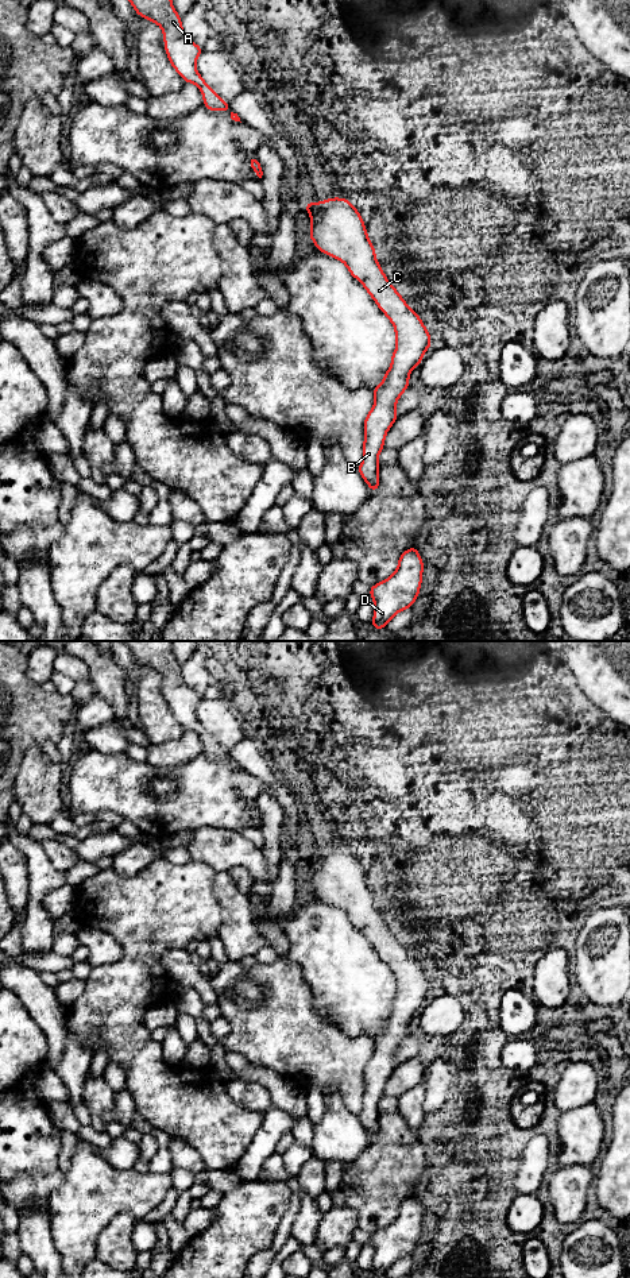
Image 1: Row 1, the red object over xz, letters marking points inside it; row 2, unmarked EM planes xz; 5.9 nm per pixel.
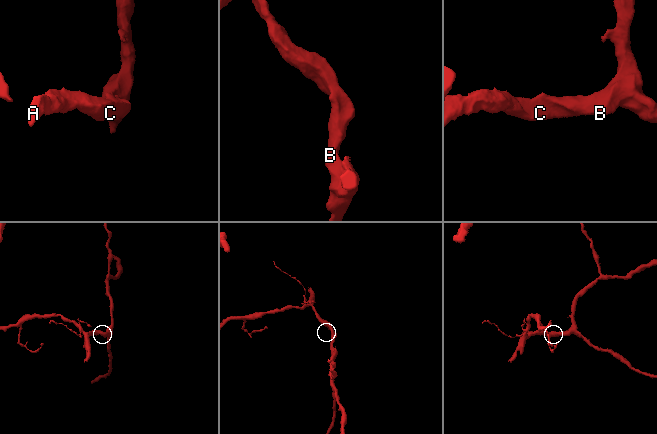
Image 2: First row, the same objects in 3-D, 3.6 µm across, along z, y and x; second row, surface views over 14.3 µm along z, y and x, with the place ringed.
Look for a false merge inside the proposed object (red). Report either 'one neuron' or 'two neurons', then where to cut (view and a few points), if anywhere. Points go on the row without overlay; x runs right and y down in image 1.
one neuron; no cut

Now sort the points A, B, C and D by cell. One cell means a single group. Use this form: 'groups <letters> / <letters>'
groups A B C D

